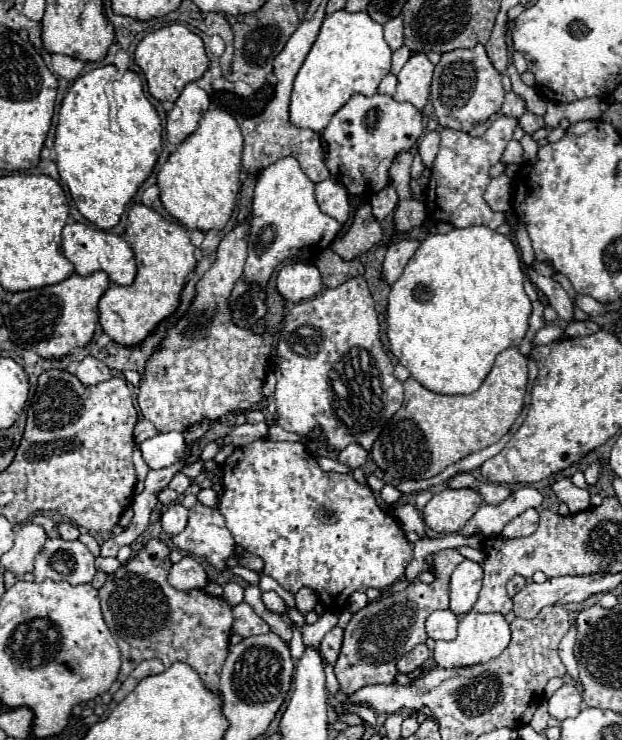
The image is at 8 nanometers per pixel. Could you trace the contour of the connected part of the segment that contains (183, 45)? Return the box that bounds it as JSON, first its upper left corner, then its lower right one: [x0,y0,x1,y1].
[135,23,209,101]

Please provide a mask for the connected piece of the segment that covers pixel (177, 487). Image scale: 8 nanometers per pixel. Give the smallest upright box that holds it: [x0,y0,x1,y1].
[169,473,193,493]

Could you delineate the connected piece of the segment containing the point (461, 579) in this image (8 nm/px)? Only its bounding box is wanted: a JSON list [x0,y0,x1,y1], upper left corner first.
[449,559,483,615]

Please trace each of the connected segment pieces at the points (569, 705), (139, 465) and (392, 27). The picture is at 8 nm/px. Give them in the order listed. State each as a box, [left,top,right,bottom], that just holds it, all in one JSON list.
[[549,683,583,721],[133,445,149,481],[385,17,403,51]]

